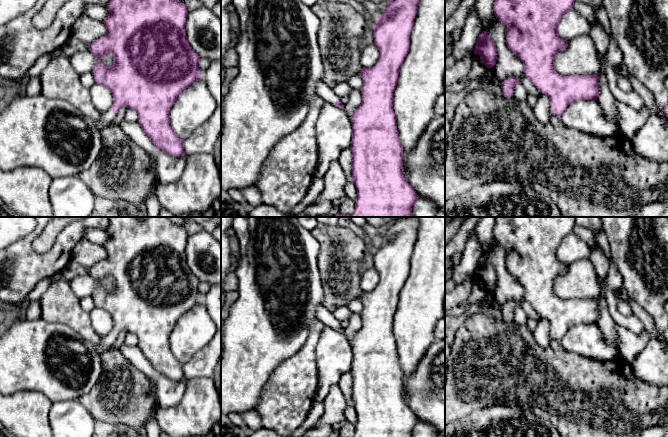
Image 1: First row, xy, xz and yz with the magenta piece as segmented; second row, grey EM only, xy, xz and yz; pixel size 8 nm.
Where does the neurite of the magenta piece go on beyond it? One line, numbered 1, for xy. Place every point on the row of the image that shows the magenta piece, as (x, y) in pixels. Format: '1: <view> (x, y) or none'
1: xy (105, 116)

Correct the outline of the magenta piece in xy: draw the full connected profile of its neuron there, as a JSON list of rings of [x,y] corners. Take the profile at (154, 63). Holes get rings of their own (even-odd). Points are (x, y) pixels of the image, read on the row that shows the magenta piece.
[[[109,0],[106,8],[109,14],[102,22],[107,34],[88,45],[89,51],[97,58],[91,73],[97,84],[111,91],[114,100],[110,110],[99,110],[100,126],[111,123],[117,111],[126,106],[137,112],[142,131],[158,149],[175,157],[185,155],[183,140],[170,125],[170,110],[177,97],[202,75],[198,66],[200,56],[192,49],[186,36],[188,11],[185,4],[177,0]],[[107,53],[114,57],[112,66],[101,61]]]

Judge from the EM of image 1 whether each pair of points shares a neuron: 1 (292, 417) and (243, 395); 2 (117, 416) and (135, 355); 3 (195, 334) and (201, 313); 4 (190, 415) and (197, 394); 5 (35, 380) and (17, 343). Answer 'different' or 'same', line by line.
1: different
2: different
3: same
4: same
5: same

